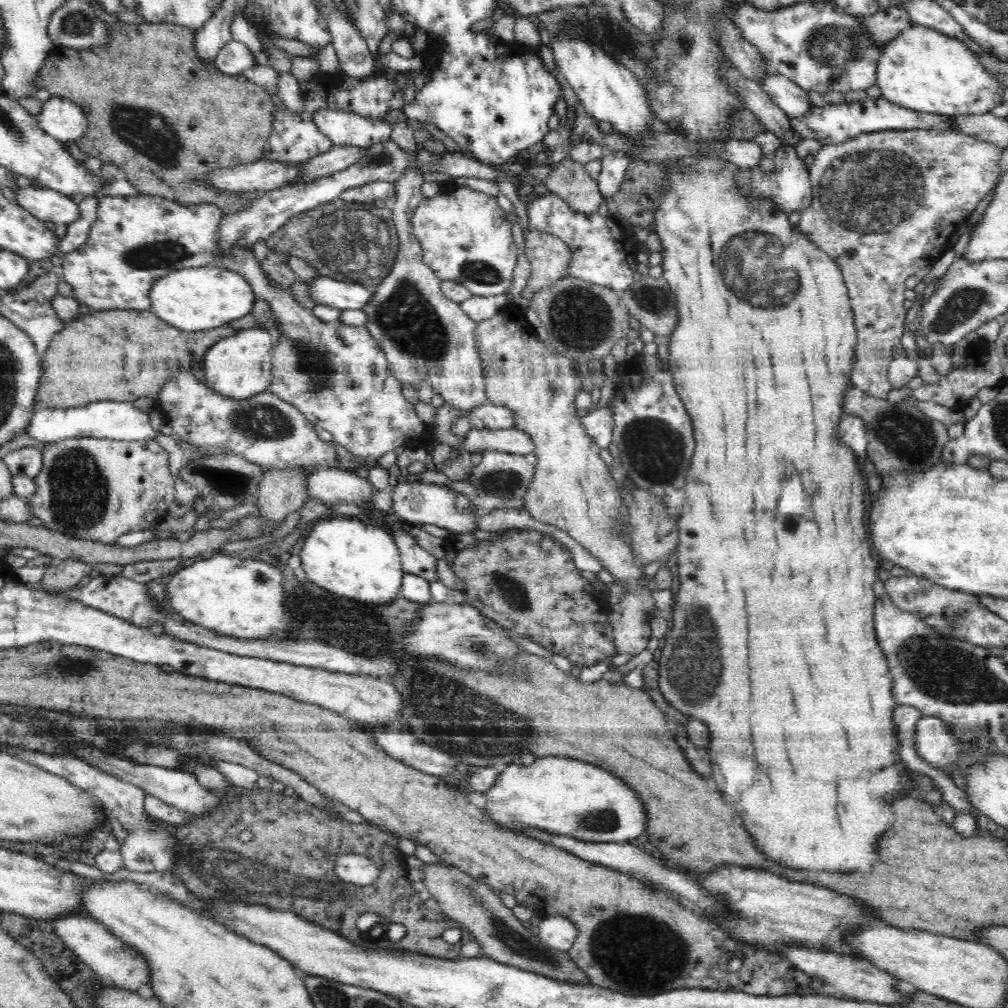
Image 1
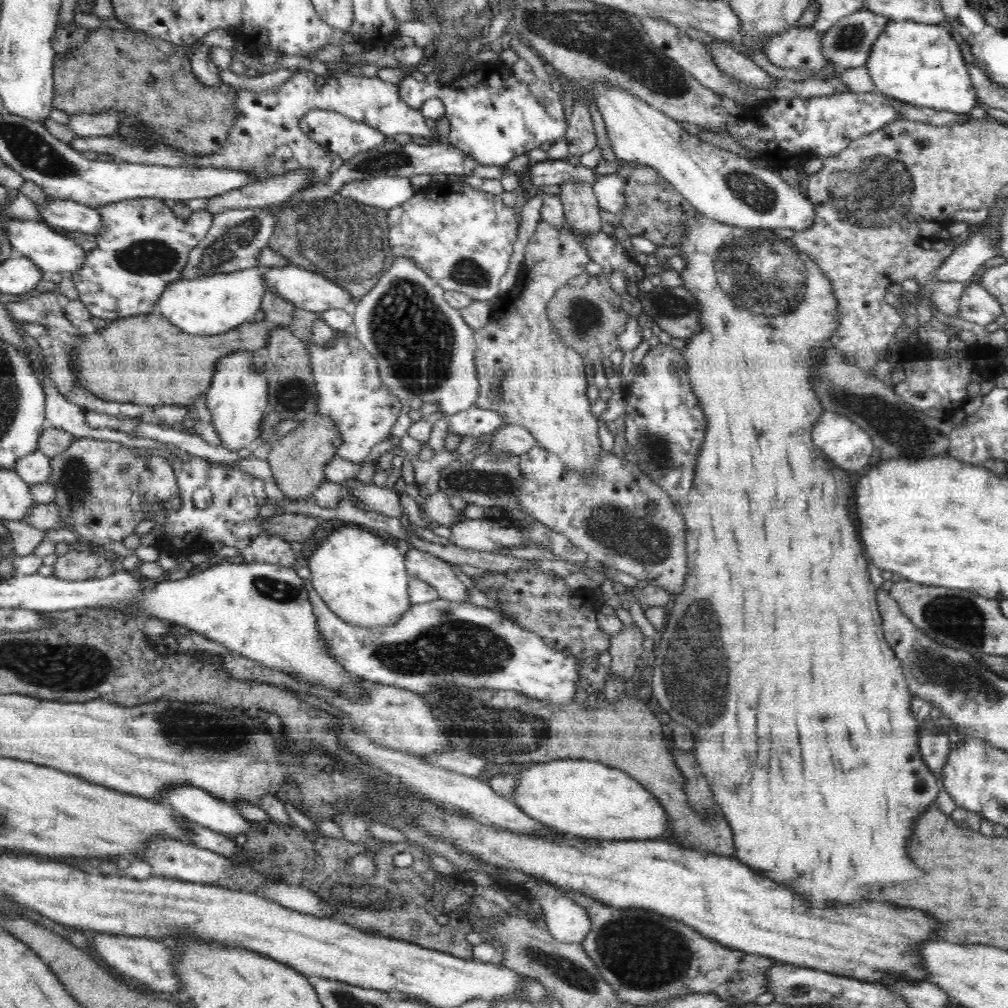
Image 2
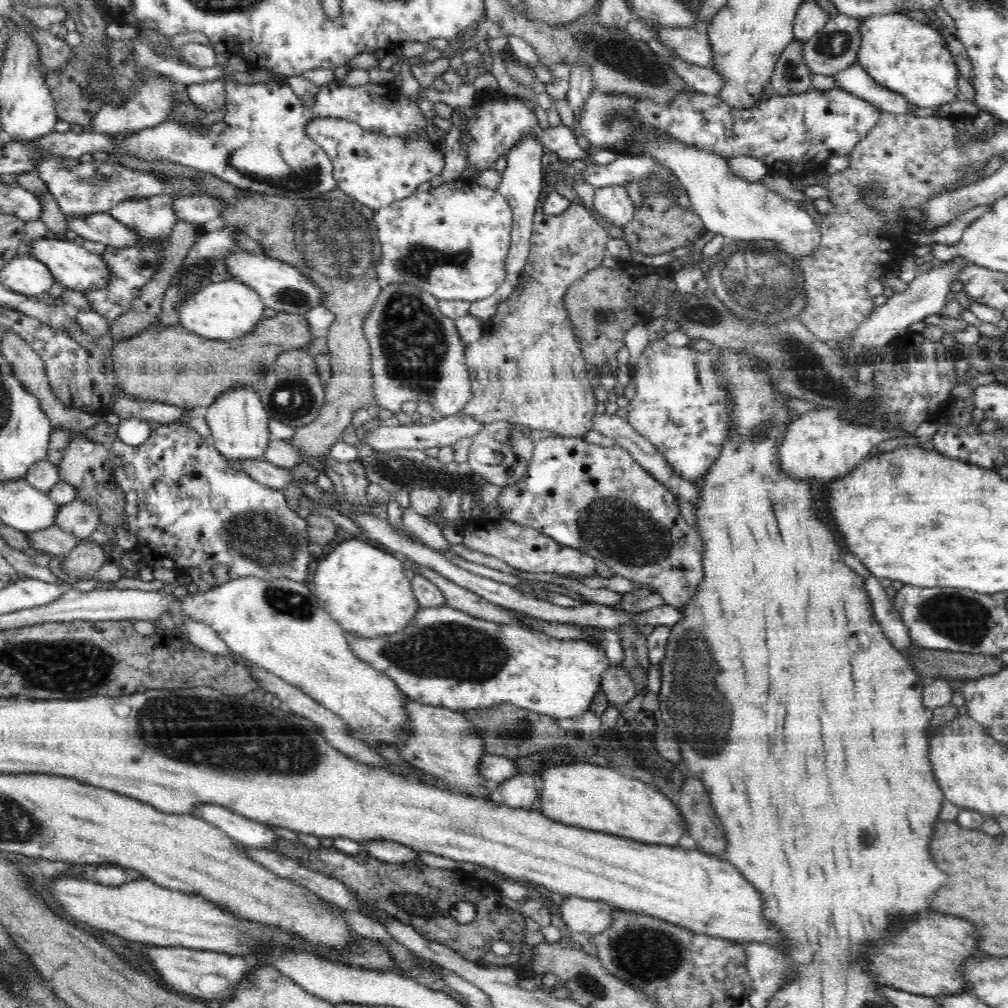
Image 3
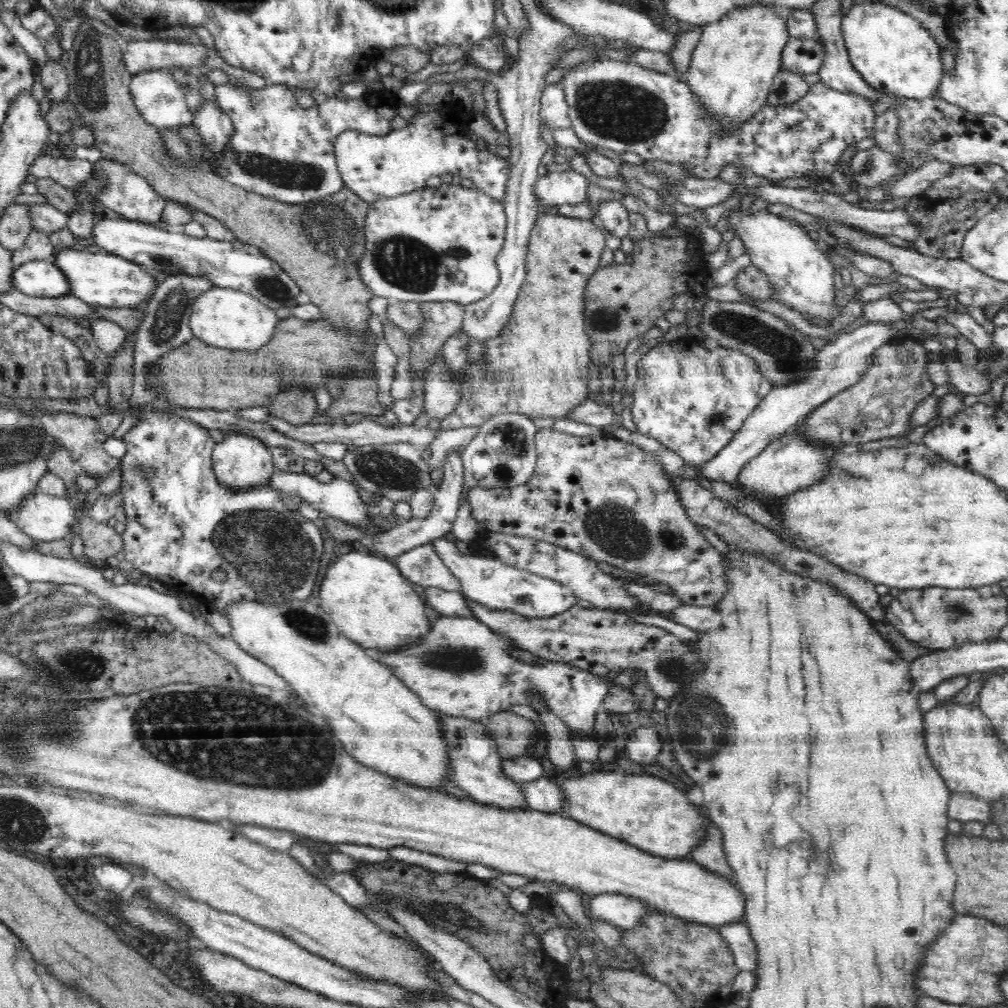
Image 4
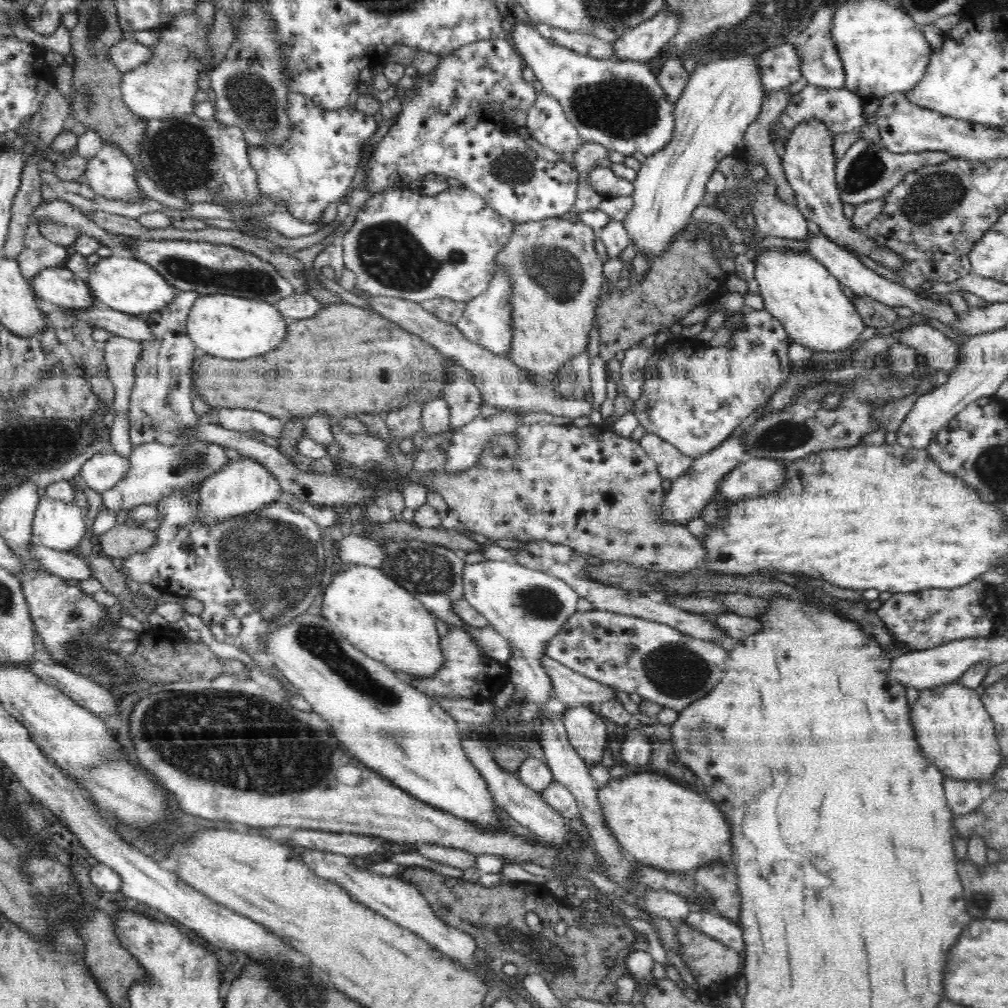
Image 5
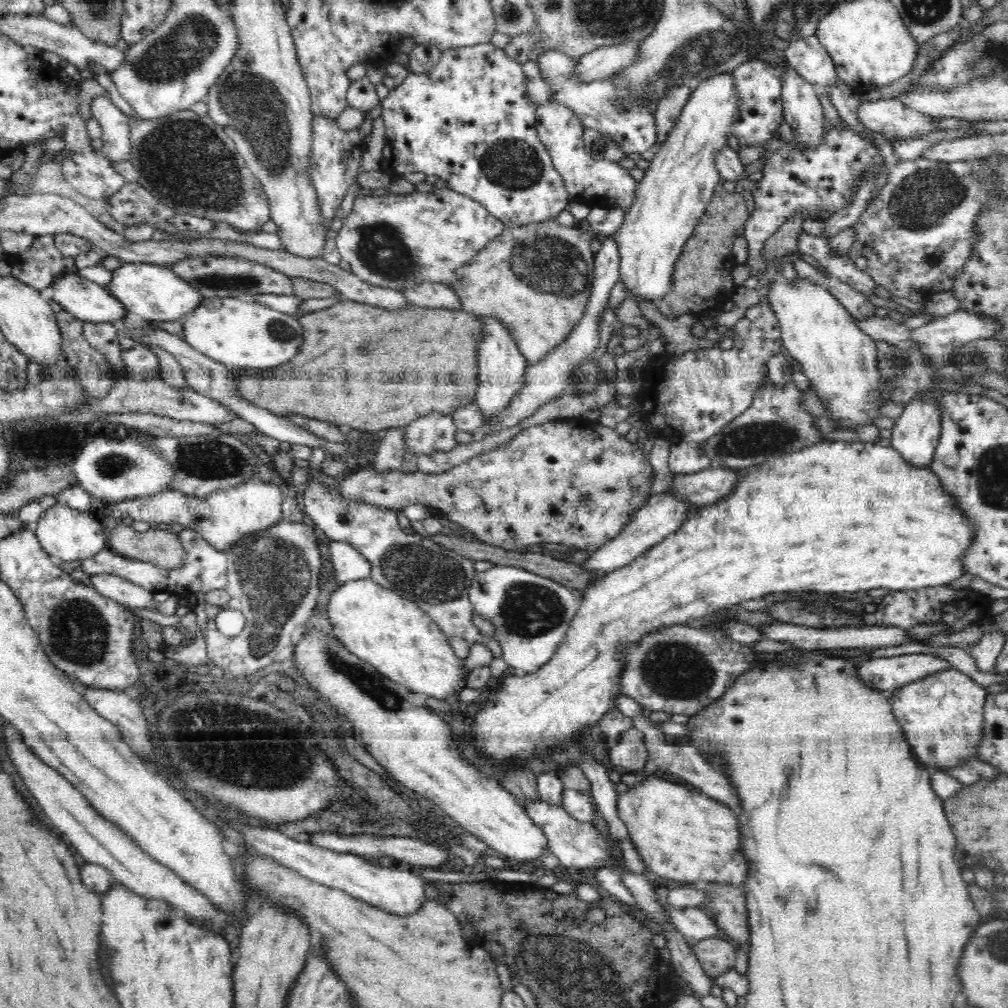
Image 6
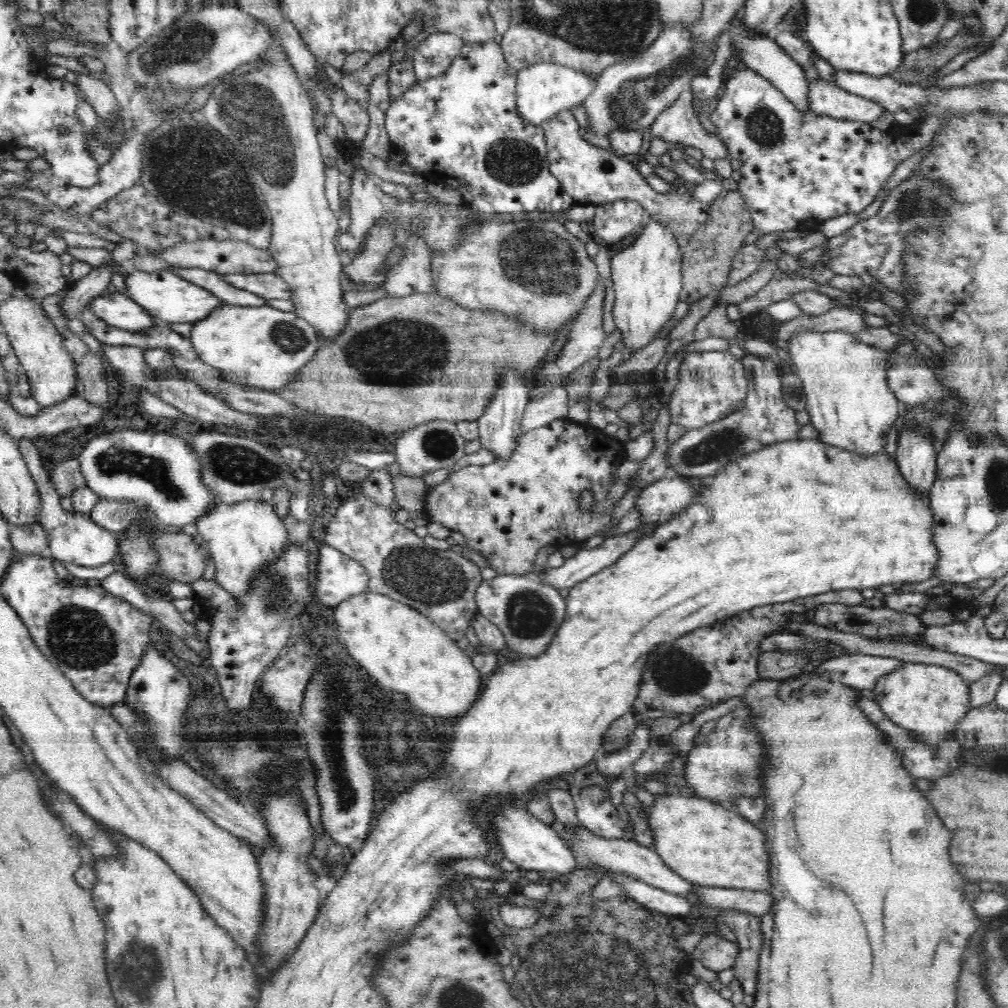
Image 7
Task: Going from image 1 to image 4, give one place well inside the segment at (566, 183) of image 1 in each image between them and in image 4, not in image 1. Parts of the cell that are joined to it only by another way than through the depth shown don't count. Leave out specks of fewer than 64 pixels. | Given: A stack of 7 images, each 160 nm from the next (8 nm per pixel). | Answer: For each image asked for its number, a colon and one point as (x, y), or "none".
2: (526, 374)
3: (528, 369)
4: (538, 366)

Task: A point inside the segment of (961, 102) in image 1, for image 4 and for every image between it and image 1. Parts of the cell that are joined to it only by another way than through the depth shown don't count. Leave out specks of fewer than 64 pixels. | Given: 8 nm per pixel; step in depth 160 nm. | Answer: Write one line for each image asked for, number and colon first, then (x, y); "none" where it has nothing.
2: (921, 64)
3: (901, 54)
4: (894, 54)

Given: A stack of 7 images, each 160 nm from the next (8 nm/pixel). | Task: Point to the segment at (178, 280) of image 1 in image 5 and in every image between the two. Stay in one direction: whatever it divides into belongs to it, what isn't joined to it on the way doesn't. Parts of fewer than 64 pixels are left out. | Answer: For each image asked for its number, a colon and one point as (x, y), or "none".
2: (211, 305)
3: (224, 311)
4: (228, 319)
5: (221, 325)

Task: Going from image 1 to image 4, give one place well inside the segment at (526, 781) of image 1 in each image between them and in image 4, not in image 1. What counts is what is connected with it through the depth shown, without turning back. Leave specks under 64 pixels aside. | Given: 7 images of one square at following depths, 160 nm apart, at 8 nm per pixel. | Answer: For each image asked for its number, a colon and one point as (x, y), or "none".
2: (578, 797)
3: (599, 798)
4: (633, 808)

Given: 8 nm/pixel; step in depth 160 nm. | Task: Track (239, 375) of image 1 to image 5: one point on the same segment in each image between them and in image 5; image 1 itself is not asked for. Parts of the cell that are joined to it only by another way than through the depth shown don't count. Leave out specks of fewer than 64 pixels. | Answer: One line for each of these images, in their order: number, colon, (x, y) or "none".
2: (237, 400)
3: (238, 421)
4: (240, 461)
5: (244, 487)

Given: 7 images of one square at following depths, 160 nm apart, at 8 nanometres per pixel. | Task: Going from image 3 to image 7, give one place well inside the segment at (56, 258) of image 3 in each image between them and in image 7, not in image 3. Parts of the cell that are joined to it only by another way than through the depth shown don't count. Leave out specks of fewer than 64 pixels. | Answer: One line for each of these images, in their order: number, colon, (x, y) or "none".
4: (100, 279)
5: (125, 284)
6: (153, 292)
7: (168, 297)

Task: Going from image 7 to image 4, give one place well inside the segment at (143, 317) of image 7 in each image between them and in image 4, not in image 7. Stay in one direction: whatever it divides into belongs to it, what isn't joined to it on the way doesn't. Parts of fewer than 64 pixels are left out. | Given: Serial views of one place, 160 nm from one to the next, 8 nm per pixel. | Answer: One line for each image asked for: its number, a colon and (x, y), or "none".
4: (40, 278)
5: (59, 287)
6: (86, 300)

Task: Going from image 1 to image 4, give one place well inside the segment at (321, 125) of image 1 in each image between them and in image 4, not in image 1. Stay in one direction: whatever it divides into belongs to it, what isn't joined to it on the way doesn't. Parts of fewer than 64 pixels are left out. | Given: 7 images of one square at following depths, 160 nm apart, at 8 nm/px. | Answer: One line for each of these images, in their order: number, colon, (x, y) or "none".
2: (344, 137)
3: (377, 170)
4: (374, 167)

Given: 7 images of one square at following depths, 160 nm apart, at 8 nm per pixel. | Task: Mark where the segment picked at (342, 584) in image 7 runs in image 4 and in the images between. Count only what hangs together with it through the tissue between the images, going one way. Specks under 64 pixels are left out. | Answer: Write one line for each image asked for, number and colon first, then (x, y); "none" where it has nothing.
4: (403, 536)
5: (354, 550)
6: (350, 565)

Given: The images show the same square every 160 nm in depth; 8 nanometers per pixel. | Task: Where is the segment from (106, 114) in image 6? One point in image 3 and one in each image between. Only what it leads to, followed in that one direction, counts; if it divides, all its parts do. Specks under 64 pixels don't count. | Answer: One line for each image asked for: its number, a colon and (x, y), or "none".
3: (154, 217)
4: (127, 194)
5: (111, 175)

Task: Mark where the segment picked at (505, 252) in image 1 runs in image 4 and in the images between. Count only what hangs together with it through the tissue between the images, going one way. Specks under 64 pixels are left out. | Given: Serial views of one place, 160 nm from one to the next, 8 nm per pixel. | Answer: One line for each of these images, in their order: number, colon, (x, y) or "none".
2: (462, 238)
3: (451, 242)
4: (440, 244)

